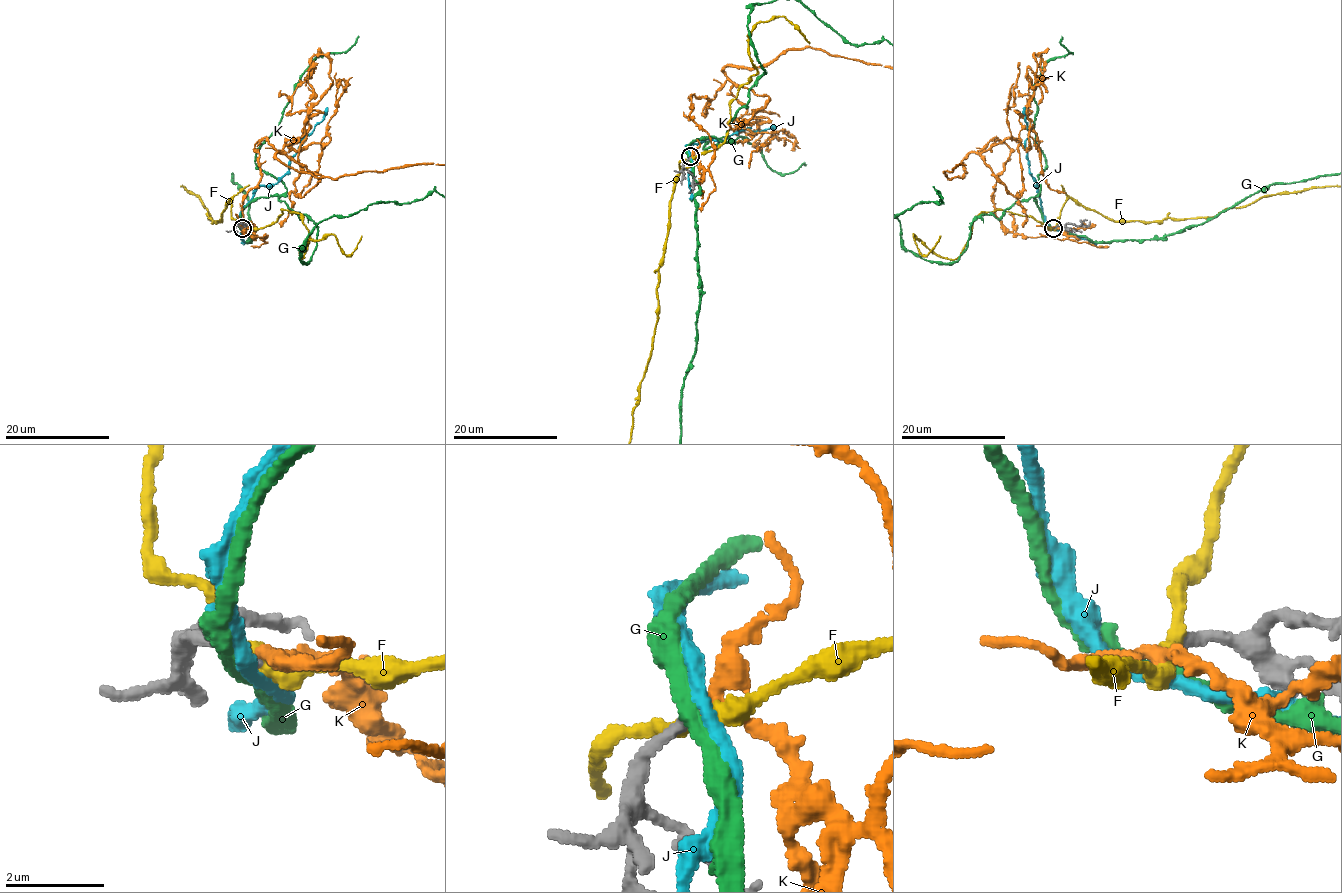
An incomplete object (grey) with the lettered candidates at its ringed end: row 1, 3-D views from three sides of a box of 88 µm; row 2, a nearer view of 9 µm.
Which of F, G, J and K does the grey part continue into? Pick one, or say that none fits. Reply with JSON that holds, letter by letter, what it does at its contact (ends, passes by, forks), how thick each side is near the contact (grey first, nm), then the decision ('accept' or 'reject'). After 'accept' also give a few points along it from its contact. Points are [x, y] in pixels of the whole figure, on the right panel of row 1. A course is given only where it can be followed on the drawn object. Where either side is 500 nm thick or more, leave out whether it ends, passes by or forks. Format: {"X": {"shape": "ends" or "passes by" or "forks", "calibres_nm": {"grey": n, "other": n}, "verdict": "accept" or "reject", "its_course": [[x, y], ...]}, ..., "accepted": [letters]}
{"F": {"shape": "passes by", "calibres_nm": {"grey": 280, "other": 320}, "verdict": "reject"}, "G": {"shape": "passes by", "calibres_nm": {"grey": 240, "other": 320}, "verdict": "reject"}, "J": {"shape": "passes by", "calibres_nm": {"grey": 200, "other": 280}, "verdict": "reject"}, "K": {"shape": "passes by", "calibres_nm": {"grey": 200, "other": 280}, "verdict": "reject"}, "accepted": []}

